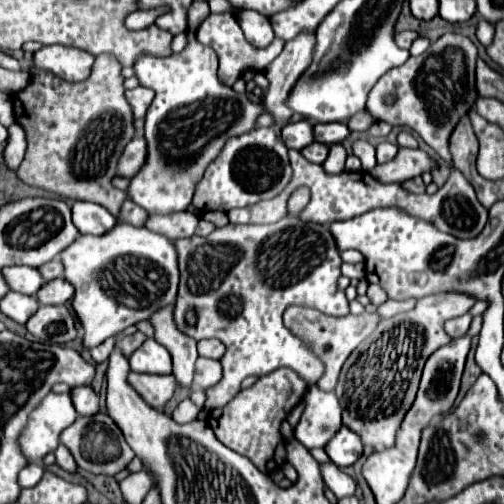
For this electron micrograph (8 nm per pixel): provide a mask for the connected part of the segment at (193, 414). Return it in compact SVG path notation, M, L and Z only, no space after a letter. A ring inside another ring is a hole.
M187 398L187 400L183 400L183 402L175 408L175 412L173 412L173 420L175 420L177 424L187 424L187 422L195 420L195 418L199 416L199 412L201 412L201 408L195 406L195 404Z

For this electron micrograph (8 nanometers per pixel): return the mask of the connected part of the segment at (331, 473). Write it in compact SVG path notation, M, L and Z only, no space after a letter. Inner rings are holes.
M323 464L321 476L325 480L325 486L337 496L337 500L355 496L355 488L357 488L355 480L349 474L345 474L341 468L337 468L335 464Z

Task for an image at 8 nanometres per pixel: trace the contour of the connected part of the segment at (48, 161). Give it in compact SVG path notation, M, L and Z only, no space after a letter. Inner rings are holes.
M113 56L95 58L93 72L83 82L63 82L53 74L35 74L31 84L13 94L15 120L25 128L27 152L17 168L17 176L29 186L37 186L71 200L89 200L105 206L117 220L127 198L123 190L111 186L115 162L123 146L133 138L133 114L125 100L121 66Z

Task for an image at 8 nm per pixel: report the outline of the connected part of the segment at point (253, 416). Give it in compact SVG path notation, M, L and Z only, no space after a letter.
M279 368L263 378L259 378L251 388L241 390L221 412L211 412L209 426L213 428L219 442L227 448L245 454L261 470L269 472L269 462L275 460L275 450L283 440L283 462L287 462L285 438L281 434L281 422L287 418L289 410L303 398L307 382L291 368Z

